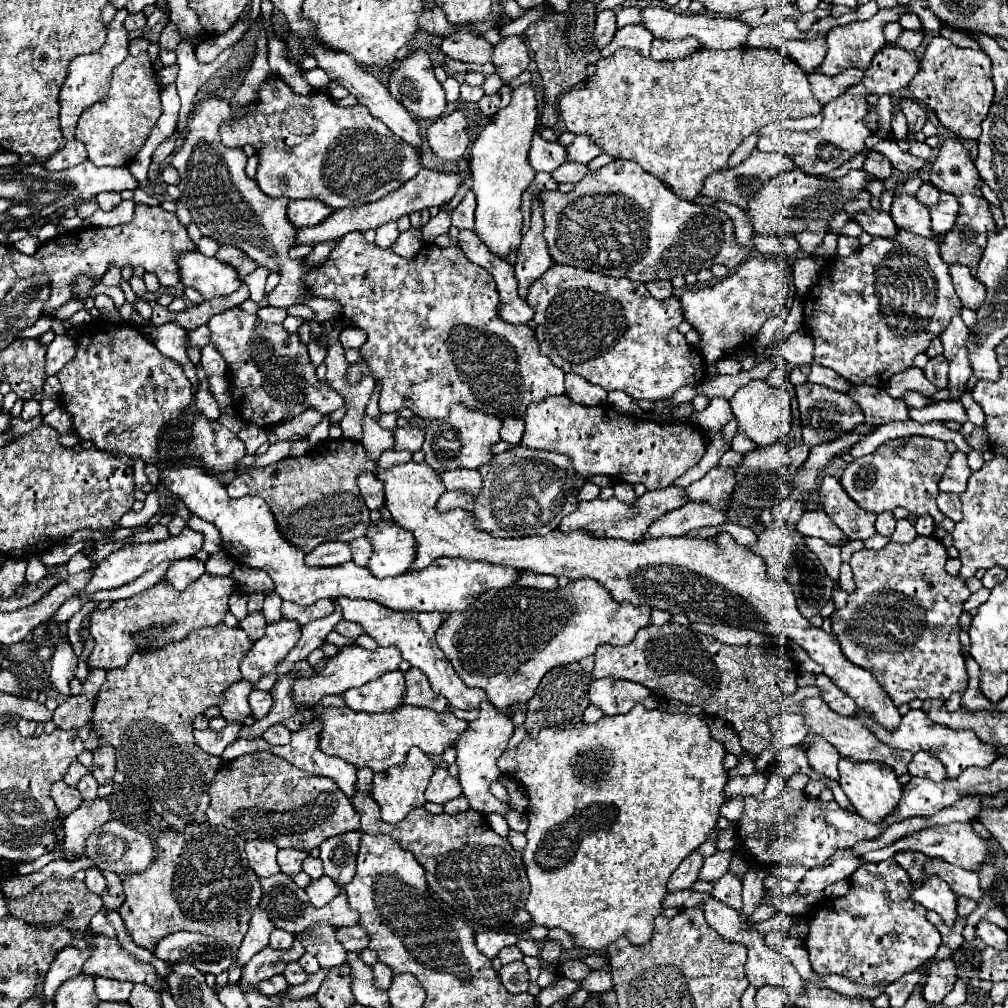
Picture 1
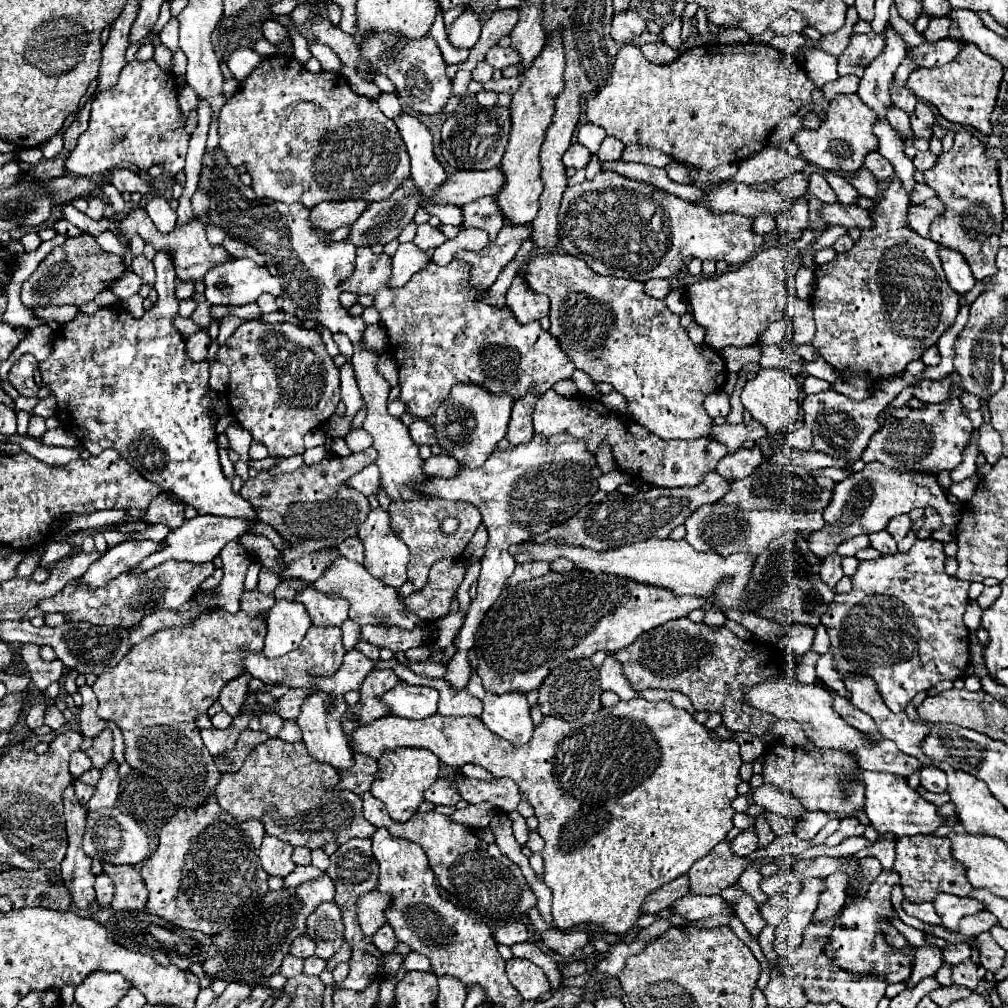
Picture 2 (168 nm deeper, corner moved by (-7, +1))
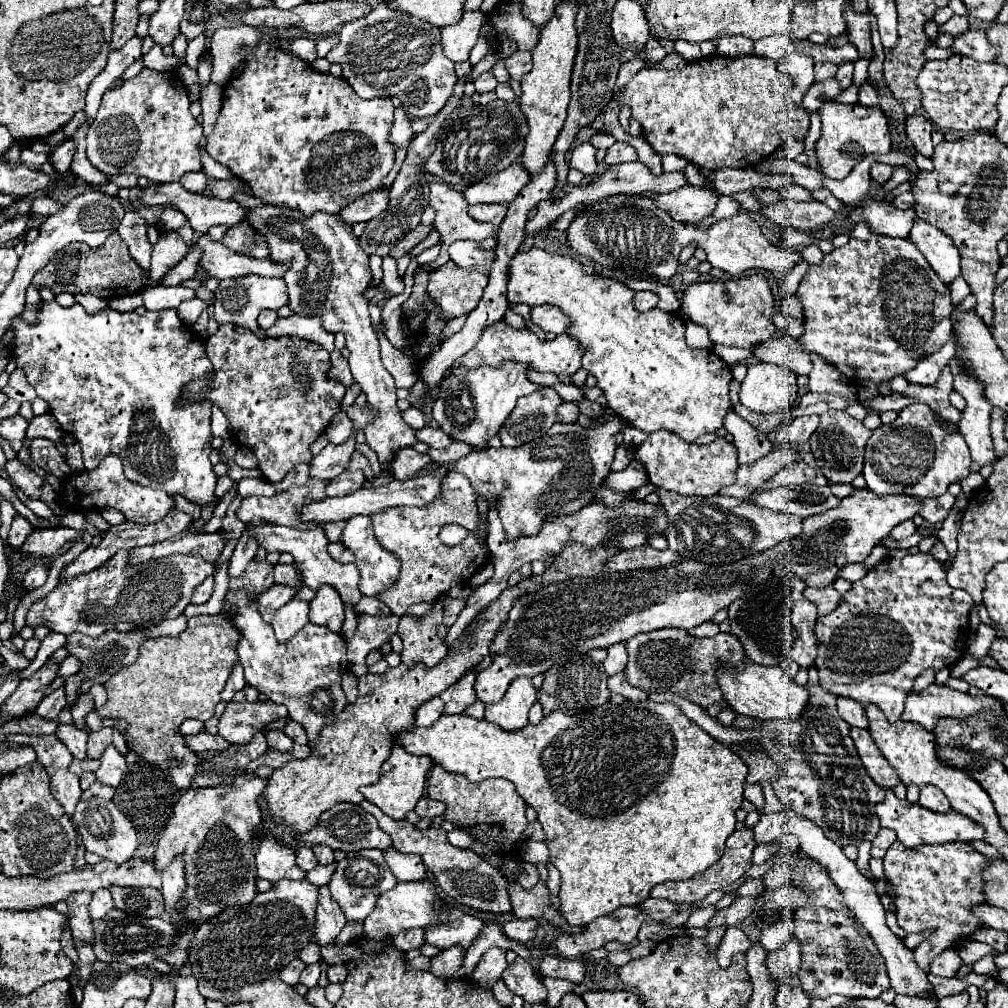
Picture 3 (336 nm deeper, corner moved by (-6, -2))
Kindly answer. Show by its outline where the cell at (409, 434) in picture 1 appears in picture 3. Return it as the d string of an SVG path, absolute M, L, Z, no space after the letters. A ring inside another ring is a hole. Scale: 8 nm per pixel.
M429 426L417 430L417 440L425 442L431 448L447 448L453 442L453 438L449 434L443 434L443 430L429 428Z

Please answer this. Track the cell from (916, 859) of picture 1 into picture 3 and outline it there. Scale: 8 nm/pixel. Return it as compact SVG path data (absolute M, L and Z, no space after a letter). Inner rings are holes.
M899 840L891 844L883 858L885 878L893 884L899 896L893 898L897 924L905 932L933 930L915 950L915 962L923 972L929 972L929 964L947 948L959 948L975 930L985 928L979 918L971 914L971 906L983 904L983 876L981 872L991 860L973 850L967 842L951 842L941 846L905 848Z

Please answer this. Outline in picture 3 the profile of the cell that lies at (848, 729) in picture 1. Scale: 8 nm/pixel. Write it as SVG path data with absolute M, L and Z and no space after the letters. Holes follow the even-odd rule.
M745 660L741 670L723 666L717 676L717 684L723 692L723 698L731 704L733 710L737 710L743 716L751 716L751 718L759 718L759 720L773 720L773 718L799 720L799 714L805 710L807 700L809 700L807 688L791 682L779 666L767 668L767 666L755 664L751 660Z

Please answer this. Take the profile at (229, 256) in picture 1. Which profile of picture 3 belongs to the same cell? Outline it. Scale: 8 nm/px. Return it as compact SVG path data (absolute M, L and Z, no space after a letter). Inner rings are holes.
M245 222L231 226L225 232L221 242L239 254L249 254L253 258L267 258L269 256L267 242L263 242L263 238L259 238L259 234L255 234L255 230L251 230L251 226L247 226Z

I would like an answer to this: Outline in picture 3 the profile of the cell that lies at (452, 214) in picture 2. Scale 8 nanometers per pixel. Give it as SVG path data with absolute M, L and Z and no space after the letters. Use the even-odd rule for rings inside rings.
M433 182L429 204L435 208L435 228L441 236L441 244L451 244L455 240L477 240L497 238L499 230L491 222L475 222L467 214L467 200L461 192L445 182Z

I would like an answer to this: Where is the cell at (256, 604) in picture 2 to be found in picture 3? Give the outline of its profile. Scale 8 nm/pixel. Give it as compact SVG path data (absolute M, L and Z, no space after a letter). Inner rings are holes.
M251 560L247 570L243 572L243 578L231 578L229 580L231 590L237 590L241 586L245 586L257 594L271 588L273 586L273 564L267 560L263 560L263 562Z

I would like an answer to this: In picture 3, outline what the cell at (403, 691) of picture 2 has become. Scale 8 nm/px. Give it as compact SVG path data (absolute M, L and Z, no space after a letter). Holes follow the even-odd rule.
M431 698L429 702L425 702L417 714L415 714L415 726L431 726L433 722L439 720L439 716L443 714L443 700L441 698Z

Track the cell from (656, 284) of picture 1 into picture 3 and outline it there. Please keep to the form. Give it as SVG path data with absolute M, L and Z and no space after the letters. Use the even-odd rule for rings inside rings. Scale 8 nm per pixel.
M635 292L635 298L633 298L633 304L639 312L647 312L651 308L657 306L657 294L655 292Z

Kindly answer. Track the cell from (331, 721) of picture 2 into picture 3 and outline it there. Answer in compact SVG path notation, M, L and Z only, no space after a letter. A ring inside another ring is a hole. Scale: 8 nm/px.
M229 590L223 598L223 612L241 634L237 654L241 666L245 668L245 678L269 700L287 706L289 718L307 730L309 746L315 746L319 730L331 724L347 706L347 698L341 688L341 676L349 670L347 642L325 626L311 622L303 628L303 632L295 634L295 638L277 642L271 624L263 622L255 602L257 594L251 594L249 590L237 590L237 594Z

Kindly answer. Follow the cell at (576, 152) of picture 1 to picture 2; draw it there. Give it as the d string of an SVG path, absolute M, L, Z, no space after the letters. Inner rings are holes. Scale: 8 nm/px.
M606 137L596 153L596 157L600 161L614 161L614 159L620 159L622 157L622 141L618 141L616 137Z

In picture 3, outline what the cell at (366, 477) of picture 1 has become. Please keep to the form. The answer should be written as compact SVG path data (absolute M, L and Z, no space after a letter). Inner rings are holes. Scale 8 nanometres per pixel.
M345 470L337 478L327 482L325 494L327 496L347 496L347 494L359 490L363 484L365 484L365 476L361 470L355 470L355 472Z

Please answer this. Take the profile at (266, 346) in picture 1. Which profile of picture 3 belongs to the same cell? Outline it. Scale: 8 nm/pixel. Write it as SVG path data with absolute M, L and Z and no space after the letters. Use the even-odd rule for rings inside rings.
M221 324L221 328L205 342L205 348L213 364L213 376L191 380L187 384L187 398L207 398L223 410L231 422L233 440L239 446L253 450L265 480L281 482L295 464L311 462L313 454L309 446L325 432L329 420L341 410L339 404L345 394L345 386L329 376L329 352L315 342L291 336L259 340L251 330L231 324Z

